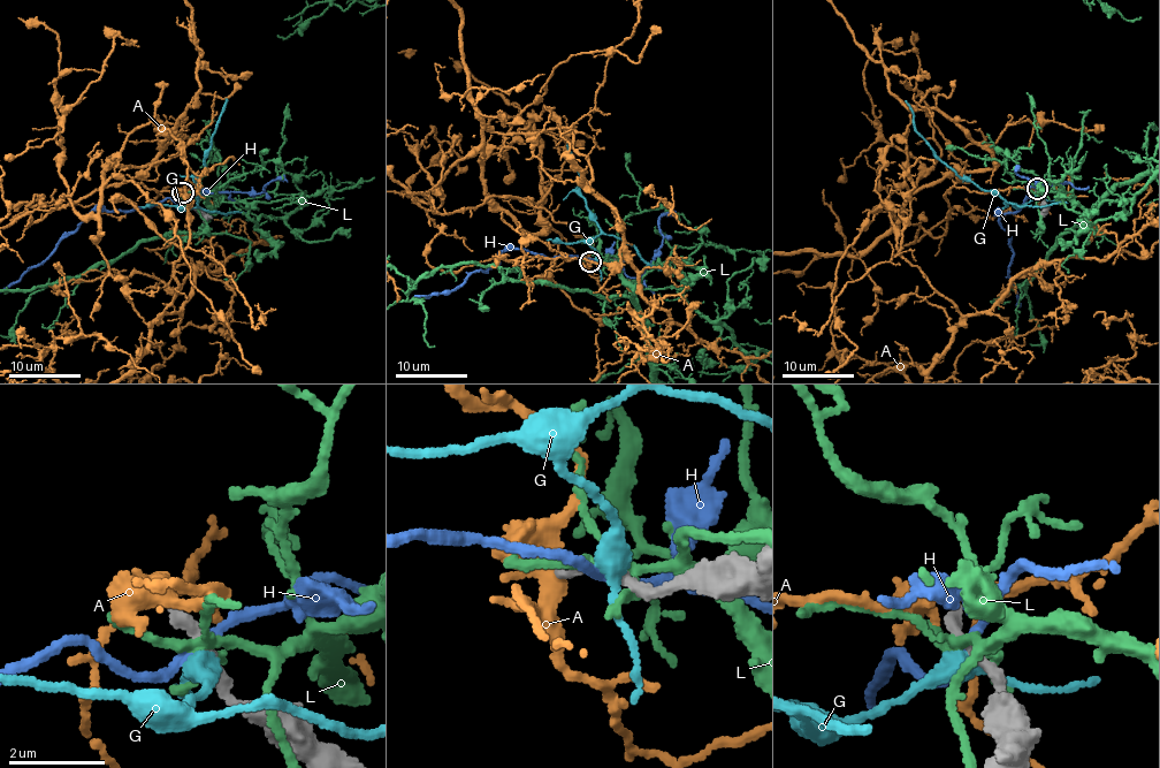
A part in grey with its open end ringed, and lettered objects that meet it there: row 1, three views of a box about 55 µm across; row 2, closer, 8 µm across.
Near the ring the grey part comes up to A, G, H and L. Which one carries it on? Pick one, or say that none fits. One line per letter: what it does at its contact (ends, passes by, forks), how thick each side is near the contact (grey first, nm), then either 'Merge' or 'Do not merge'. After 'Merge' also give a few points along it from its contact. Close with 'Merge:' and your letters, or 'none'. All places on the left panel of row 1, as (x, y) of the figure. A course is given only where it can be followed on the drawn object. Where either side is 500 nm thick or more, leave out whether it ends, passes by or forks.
A: It forks there. Thickness 240 nm (grey) against 280 nm. Do not merge
G: It passes by. Thickness 220 nm (grey) against 360 nm. Do not merge
H: It passes by. Thickness 220 nm (grey) against 180 nm. Do not merge
L: It forks there. Thickness 240 nm (grey) against 190 nm. Do not merge
Merge: none

